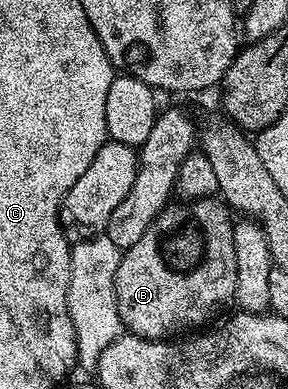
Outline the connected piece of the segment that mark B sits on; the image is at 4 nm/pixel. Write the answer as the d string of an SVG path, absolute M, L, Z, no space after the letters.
M217 198L209 199L191 199L189 201L174 201L162 208L158 216L152 221L152 225L148 225L148 229L140 241L136 241L136 245L125 248L122 251L122 260L116 269L116 277L114 278L114 288L116 289L117 312L120 313L123 328L129 333L136 336L142 336L145 339L167 339L192 331L210 322L227 304L233 302L236 287L236 255L234 253L234 231L231 212L228 210L225 202L219 201Z

